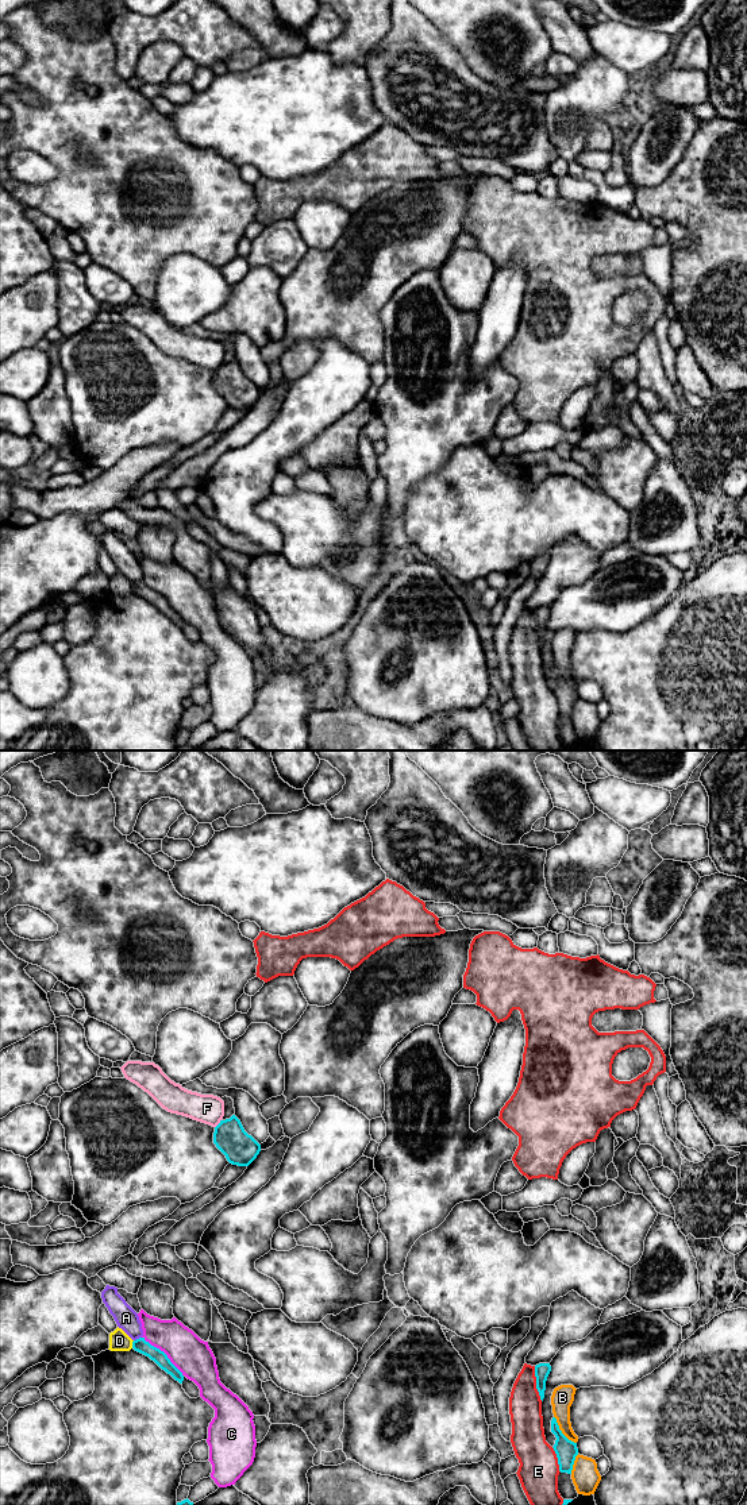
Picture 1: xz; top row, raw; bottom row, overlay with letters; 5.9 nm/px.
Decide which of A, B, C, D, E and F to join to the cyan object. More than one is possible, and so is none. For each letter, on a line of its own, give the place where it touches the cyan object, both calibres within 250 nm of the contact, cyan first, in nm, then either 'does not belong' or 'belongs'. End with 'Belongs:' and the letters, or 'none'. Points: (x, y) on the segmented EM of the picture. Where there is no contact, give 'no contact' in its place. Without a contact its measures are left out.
A: meets cyan in xz at (137, 1339); 80 nm thick on the cyan side, 140 nm on the other; does not belong
B: meets cyan in xz at (561, 1431); 130 nm thick on the cyan side, 130 nm on the other; does not belong
C: meets cyan in xz at (165, 1354); 80 nm thick on the cyan side, 220 nm on the other; does not belong
D: meets cyan in xz at (133, 1345); 80 nm thick on the cyan side, 120 nm on the other; does not belong
E: meets cyan in xz at (536, 1384); 90 nm thick on the cyan side, 190 nm on the other; does not belong
F: meets cyan in xz at (219, 1123); 200 nm thick on the cyan side, 180 nm on the other; does not belong
Belongs: none

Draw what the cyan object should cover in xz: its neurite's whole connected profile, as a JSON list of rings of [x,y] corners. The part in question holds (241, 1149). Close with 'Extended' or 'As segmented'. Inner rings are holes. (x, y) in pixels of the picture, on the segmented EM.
[[[235,1115],[215,1127],[213,1143],[230,1164],[238,1166],[249,1166],[261,1151],[261,1145],[244,1131]]]. As segmented

